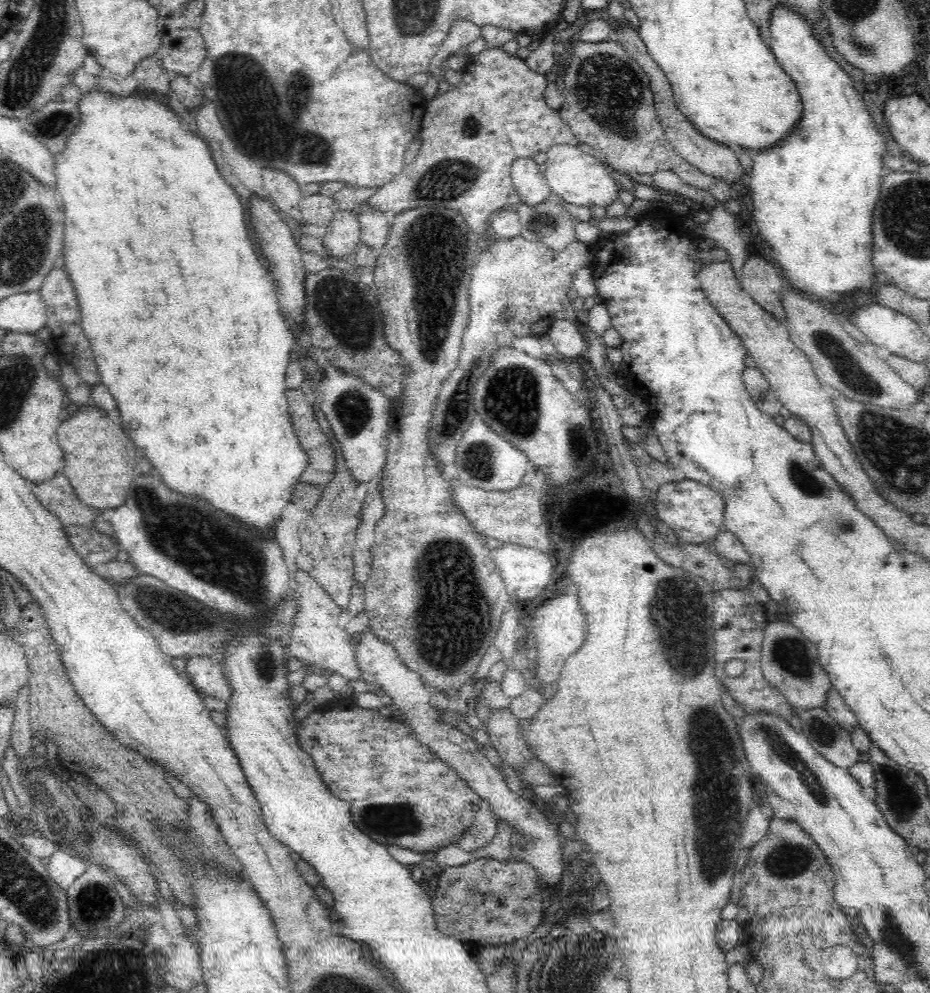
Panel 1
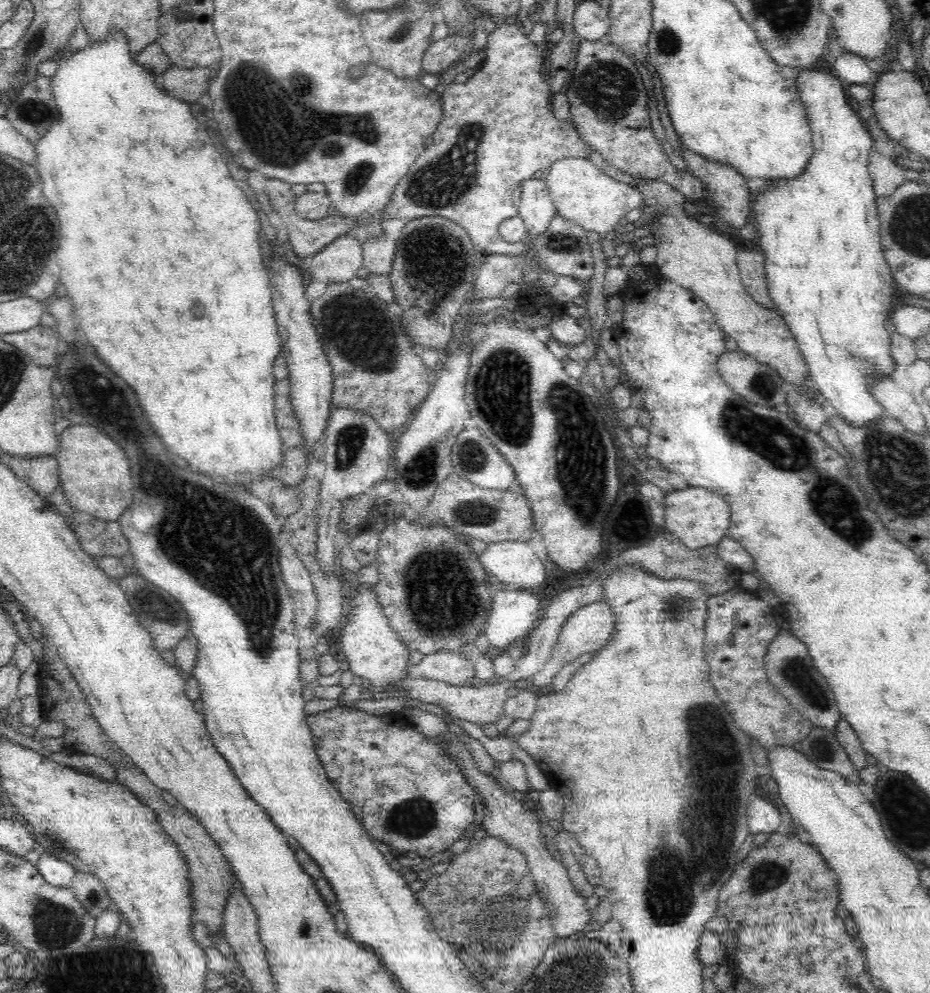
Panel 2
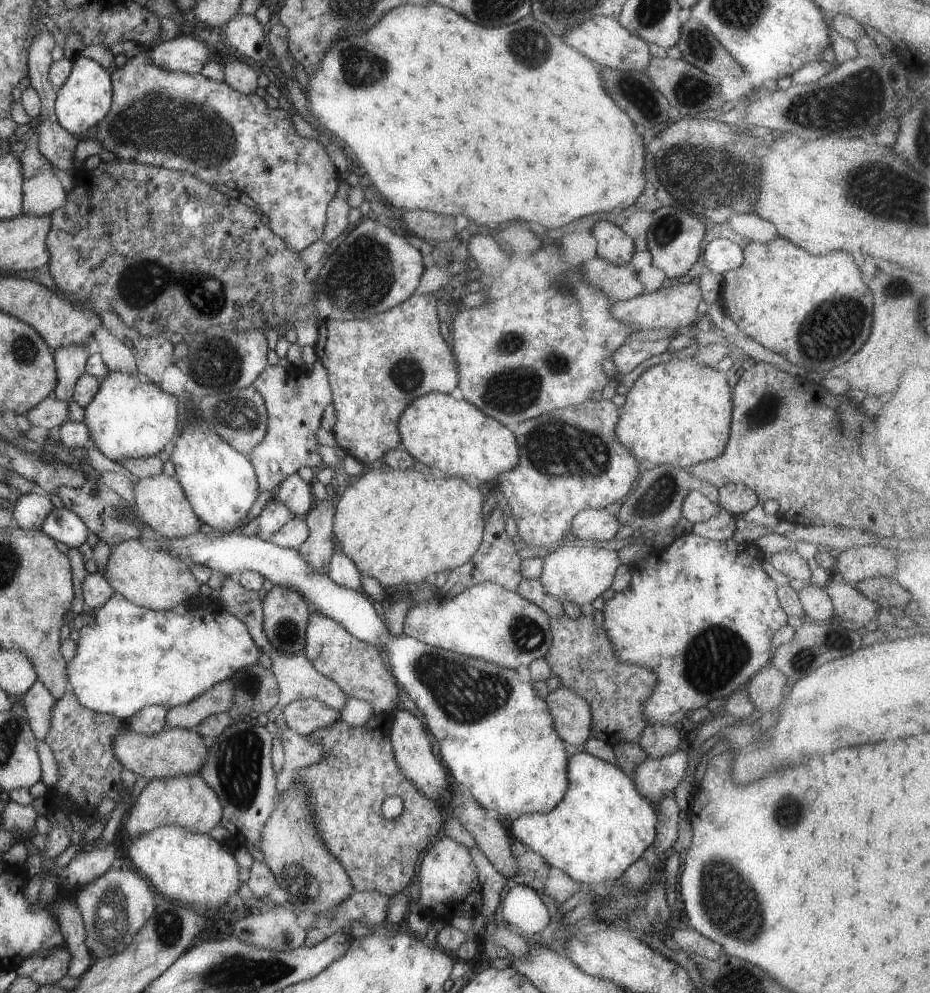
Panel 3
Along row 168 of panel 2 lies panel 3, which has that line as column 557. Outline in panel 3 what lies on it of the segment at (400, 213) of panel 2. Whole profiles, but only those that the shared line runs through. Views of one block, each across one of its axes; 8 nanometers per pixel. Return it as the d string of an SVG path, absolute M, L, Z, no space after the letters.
M589 398L516 426L513 434L518 446L517 464L511 470L498 474L496 479L516 523L517 536L514 540L519 548L565 544L559 538L570 531L569 521L574 514L583 509L605 509L631 490L644 465L617 440L614 428L619 415L620 409L609 399L593 401Z

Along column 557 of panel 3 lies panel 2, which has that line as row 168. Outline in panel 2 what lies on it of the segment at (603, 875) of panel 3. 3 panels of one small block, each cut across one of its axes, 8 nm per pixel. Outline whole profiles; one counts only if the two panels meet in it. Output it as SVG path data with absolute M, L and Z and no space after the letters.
M802 67L798 70L793 70L795 77L795 87L798 91L799 97L807 110L807 117L813 136L813 152L807 160L806 166L796 176L787 178L778 177L777 179L770 179L766 190L759 191L755 194L752 213L754 213L754 225L758 238L760 239L760 246L766 259L765 270L768 282L768 292L770 297L776 301L776 310L784 311L784 322L788 325L788 329L792 332L796 340L799 351L804 355L804 360L808 365L808 372L812 380L813 386L820 391L822 401L826 406L832 406L836 412L846 417L852 425L866 424L871 420L877 419L883 414L883 410L879 404L873 399L869 393L869 386L867 385L874 375L881 375L892 370L892 359L890 356L890 339L884 327L884 322L888 320L890 312L892 312L892 274L890 273L888 264L883 257L881 249L881 239L879 230L879 215L877 212L877 198L874 194L872 175L868 169L870 152L874 149L874 139L870 135L869 130L865 127L858 114L854 112L848 97L844 92L842 81L831 73L830 70L822 71L816 67Z

